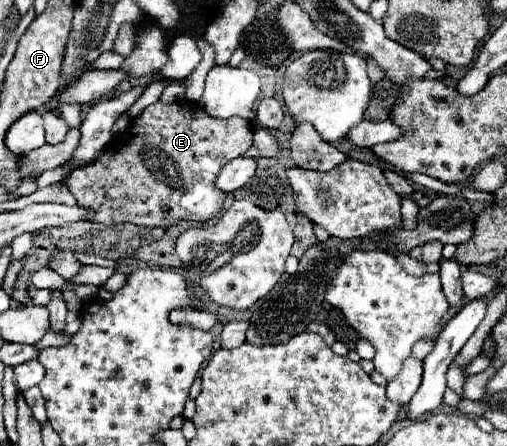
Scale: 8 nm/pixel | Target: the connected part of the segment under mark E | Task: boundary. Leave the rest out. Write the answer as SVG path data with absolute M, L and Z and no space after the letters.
M185 99L173 103L157 101L149 105L123 135L115 137L109 143L109 149L97 161L75 169L67 179L67 187L75 195L77 205L87 209L87 221L97 221L107 227L133 223L149 229L167 229L181 221L209 221L225 203L225 191L215 185L221 167L231 159L245 155L251 145L253 127L241 117L217 119L207 115L199 103Z

